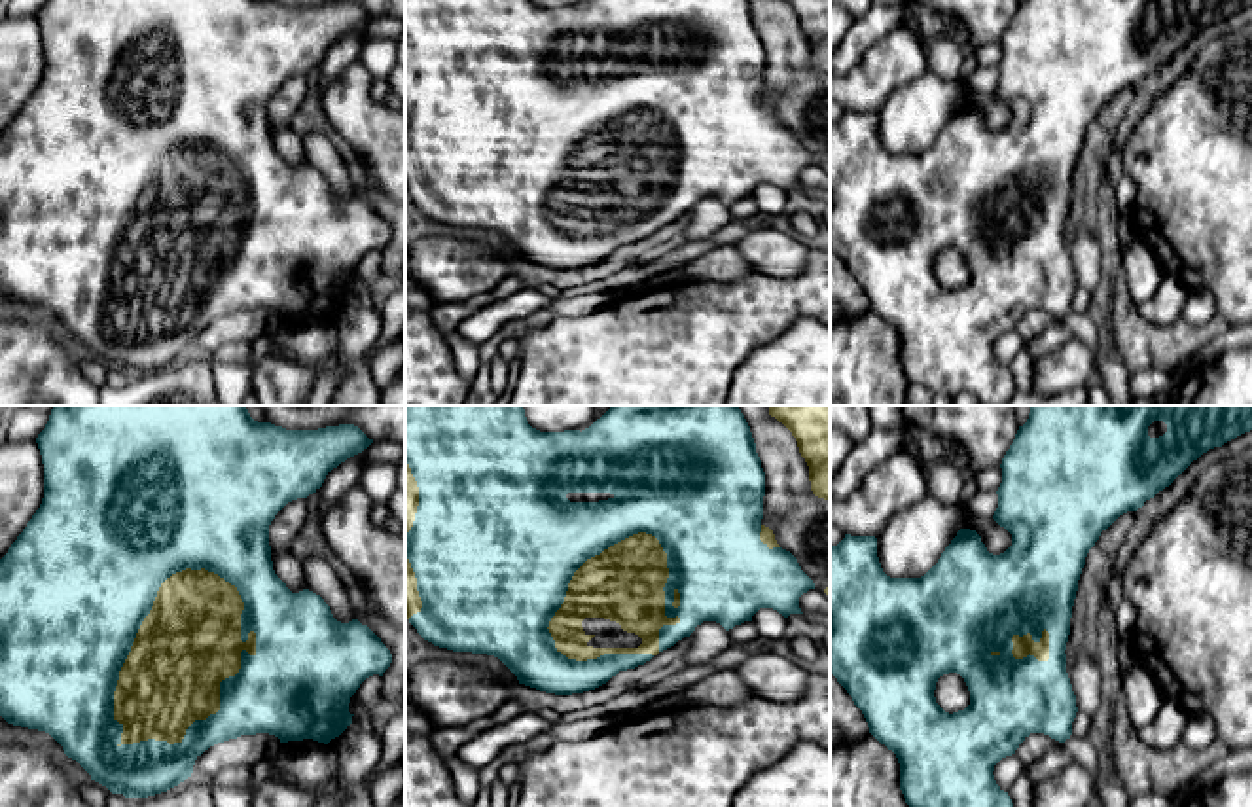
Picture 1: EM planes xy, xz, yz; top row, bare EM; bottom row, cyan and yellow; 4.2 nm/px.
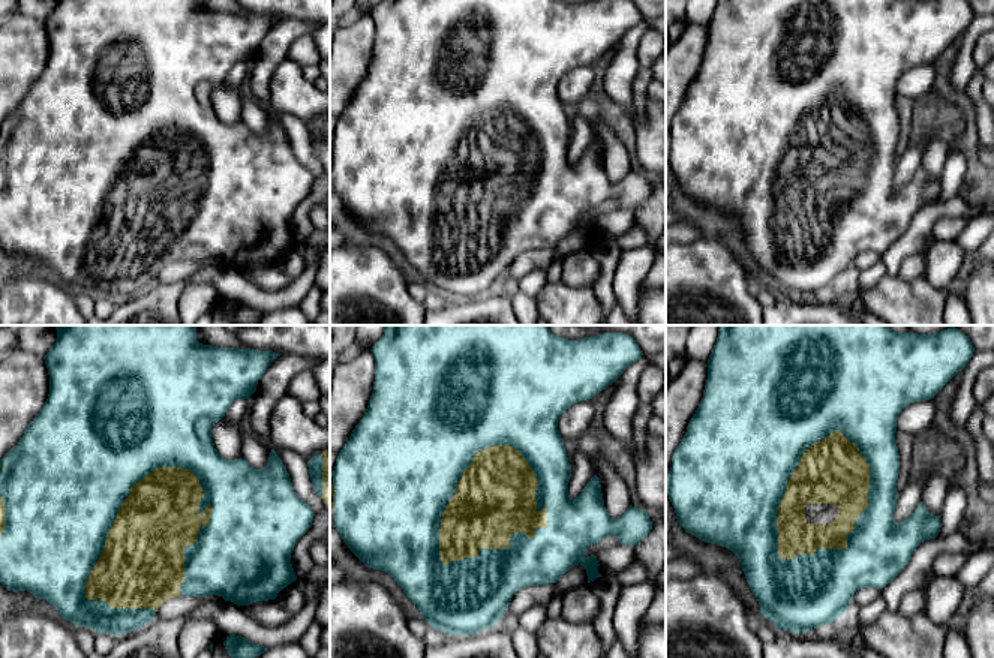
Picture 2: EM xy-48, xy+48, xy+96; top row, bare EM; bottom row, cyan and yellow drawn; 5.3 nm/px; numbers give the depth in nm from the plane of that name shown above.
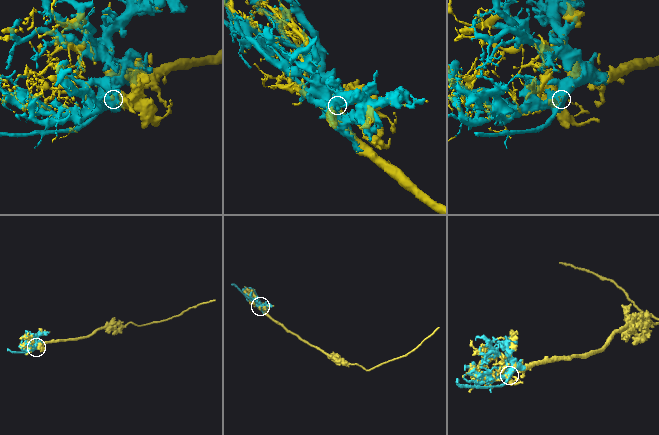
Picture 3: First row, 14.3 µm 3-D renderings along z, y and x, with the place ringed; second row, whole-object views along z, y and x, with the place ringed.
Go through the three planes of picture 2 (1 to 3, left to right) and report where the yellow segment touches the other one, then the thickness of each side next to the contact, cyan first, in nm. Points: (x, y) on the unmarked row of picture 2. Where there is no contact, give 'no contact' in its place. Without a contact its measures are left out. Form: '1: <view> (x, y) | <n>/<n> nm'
1: xy-48 (117, 176) | 500/420 nm
2: xy+48 (455, 155) | 500/420 nm
3: xy+96 (784, 153) | 500/320 nm

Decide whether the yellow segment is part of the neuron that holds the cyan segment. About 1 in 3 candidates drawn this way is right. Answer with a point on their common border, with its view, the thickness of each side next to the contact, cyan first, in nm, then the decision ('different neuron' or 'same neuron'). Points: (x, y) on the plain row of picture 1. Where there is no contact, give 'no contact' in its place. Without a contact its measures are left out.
xy (135, 213) | 500/420 nm | same neuron

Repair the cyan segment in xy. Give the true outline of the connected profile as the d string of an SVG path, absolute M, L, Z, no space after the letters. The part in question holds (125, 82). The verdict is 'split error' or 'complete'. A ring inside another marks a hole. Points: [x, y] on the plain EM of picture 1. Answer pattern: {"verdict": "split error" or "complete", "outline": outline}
{"verdict": "split error", "outline": "M45 0L36 19L44 40L44 74L0 134L0 292L8 299L49 309L91 356L125 373L148 373L178 362L191 352L205 326L241 311L269 309L280 318L313 314L328 320L352 299L350 273L366 254L383 252L392 229L358 195L337 197L320 170L286 163L273 146L269 100L288 78L316 68L333 44L373 15L354 0L318 6L275 0Z"}

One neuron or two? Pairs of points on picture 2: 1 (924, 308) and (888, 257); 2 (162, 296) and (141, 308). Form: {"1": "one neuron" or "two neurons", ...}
{"1": "two neurons", "2": "one neuron"}

